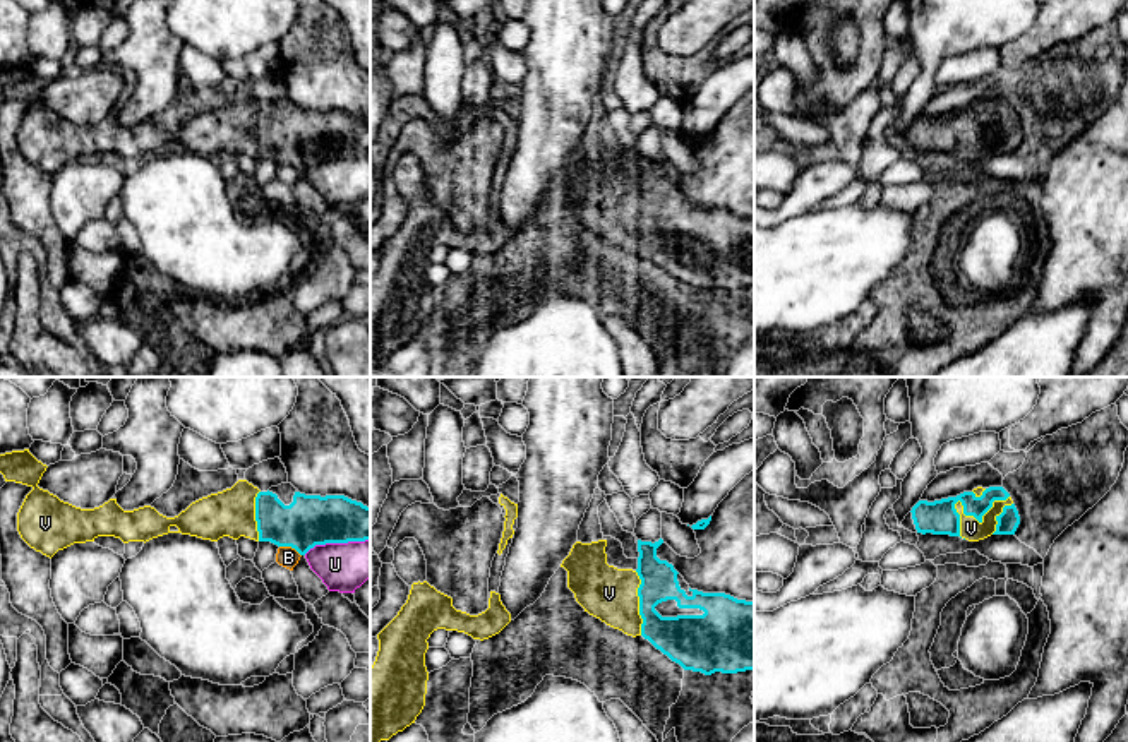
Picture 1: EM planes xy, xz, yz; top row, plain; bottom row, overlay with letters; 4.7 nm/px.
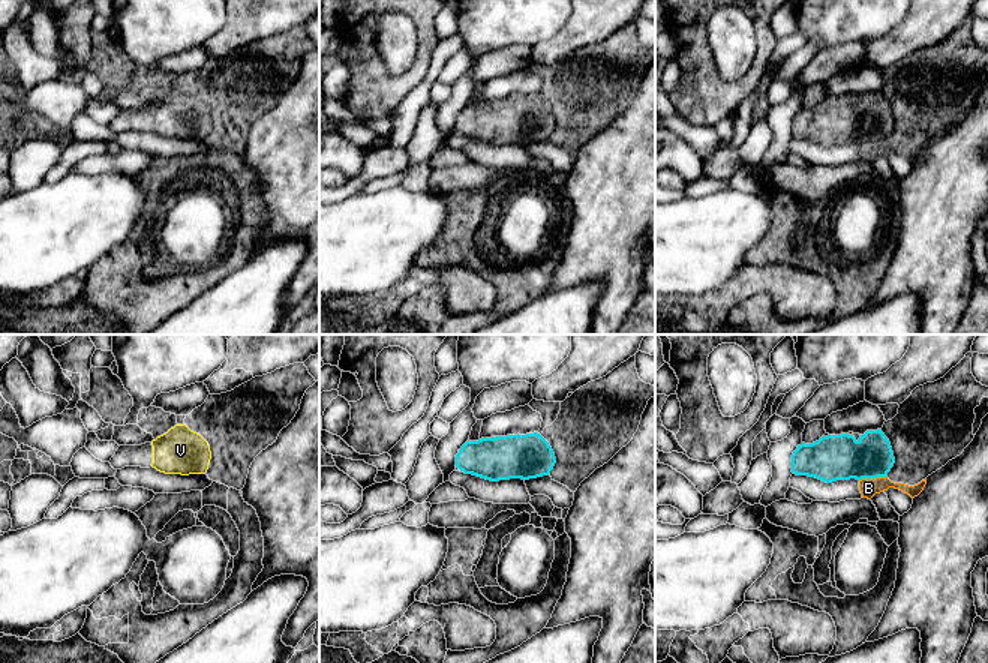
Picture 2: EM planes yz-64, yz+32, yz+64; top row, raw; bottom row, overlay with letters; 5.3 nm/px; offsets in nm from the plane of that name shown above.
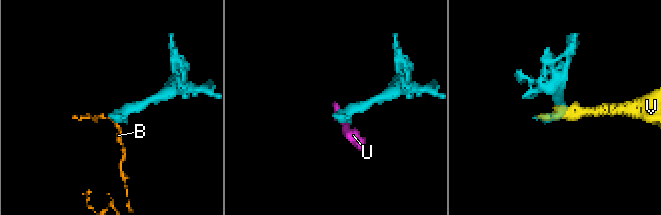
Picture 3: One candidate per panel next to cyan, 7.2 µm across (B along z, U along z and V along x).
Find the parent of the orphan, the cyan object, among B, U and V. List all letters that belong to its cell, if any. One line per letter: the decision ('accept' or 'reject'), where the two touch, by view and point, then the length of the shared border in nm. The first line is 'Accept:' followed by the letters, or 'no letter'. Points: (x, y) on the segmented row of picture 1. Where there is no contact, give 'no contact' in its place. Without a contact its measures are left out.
Accept: V
B: reject; meets cyan in xy at (290, 545); contact 120 nm long
U: reject; meets cyan in xy at (336, 542); contact 320 nm long
V: accept; meets cyan in yz at (976, 518); contact 300 nm long

